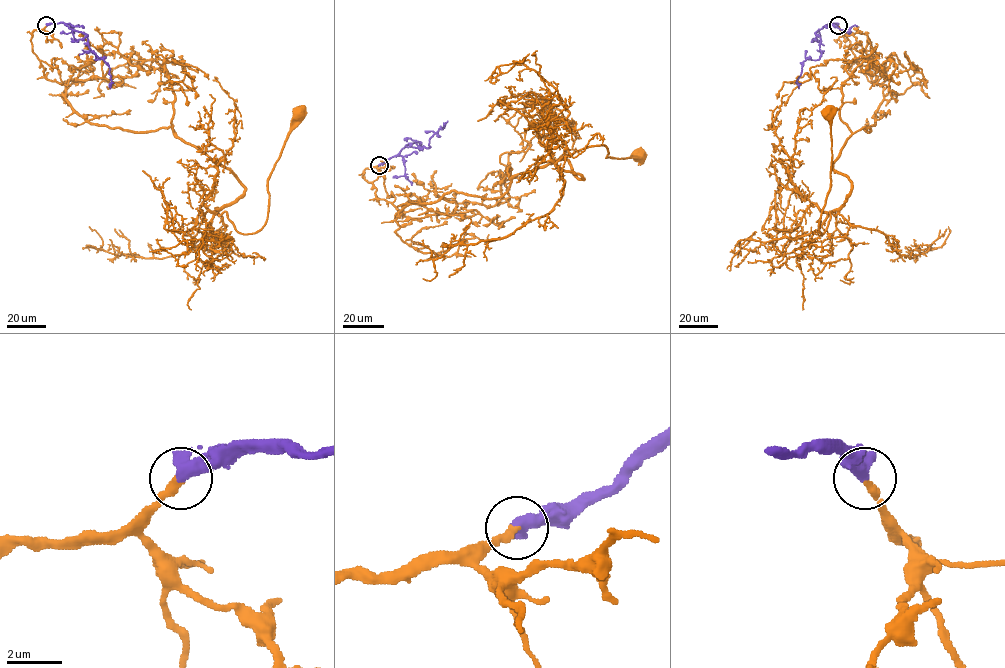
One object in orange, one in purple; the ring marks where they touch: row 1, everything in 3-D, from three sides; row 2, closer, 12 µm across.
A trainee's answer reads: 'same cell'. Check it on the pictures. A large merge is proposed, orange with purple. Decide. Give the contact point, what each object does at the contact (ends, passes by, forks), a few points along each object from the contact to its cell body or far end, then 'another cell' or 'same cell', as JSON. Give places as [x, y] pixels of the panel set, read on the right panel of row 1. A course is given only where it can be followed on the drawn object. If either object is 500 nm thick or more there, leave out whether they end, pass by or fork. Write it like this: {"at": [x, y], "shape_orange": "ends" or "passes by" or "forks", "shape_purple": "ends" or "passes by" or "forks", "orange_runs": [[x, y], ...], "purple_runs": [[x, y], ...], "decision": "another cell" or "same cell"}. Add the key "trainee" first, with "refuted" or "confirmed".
{"trainee": "confirmed", "at": [838, 25], "orange_runs": [[838, 26], [883, 101], [863, 128], [870, 131], [854, 132], [833, 162], [851, 190], [820, 234], [830, 112]], "purple_runs": [[838, 25], [829, 23], [815, 33], [821, 40], [820, 57], [803, 62], [797, 80], [799, 88]], "decision": "same cell"}

